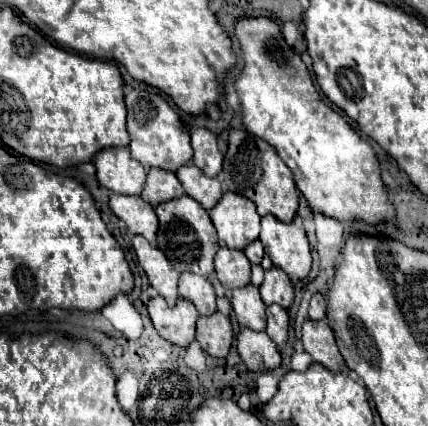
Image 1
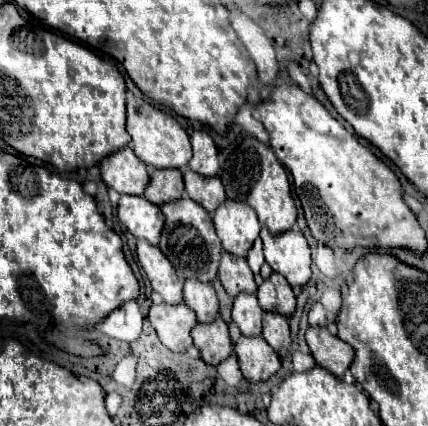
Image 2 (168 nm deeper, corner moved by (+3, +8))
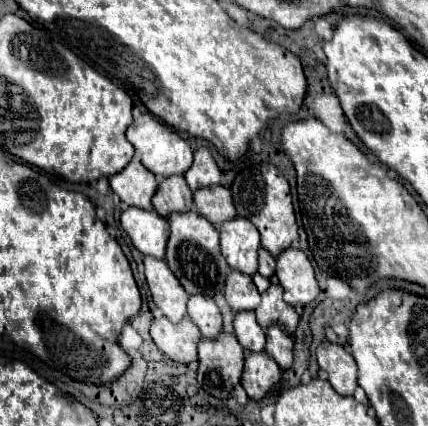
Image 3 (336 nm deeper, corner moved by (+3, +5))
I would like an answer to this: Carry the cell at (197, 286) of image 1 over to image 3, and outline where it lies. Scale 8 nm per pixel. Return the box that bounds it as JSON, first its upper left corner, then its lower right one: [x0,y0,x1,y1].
[188,295,222,337]

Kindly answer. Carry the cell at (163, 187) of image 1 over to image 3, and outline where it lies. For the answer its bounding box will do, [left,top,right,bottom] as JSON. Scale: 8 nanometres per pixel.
[152,175,192,217]

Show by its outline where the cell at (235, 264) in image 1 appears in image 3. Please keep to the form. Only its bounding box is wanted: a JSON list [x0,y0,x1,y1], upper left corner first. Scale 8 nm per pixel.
[224,269,260,313]

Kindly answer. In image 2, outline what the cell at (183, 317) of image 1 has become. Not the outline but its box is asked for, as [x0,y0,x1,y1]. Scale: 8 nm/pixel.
[148,304,196,352]

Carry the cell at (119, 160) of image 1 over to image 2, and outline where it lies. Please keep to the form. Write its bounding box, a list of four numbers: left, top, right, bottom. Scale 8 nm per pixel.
[100,146,150,196]

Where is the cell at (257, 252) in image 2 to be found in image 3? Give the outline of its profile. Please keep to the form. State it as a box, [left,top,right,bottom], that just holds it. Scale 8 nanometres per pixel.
[258,249,274,277]

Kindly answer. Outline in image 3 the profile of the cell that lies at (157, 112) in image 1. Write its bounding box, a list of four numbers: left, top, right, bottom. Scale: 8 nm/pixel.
[126,113,192,179]

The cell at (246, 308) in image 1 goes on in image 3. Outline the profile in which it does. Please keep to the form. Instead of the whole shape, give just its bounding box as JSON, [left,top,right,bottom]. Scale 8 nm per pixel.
[234,311,266,351]

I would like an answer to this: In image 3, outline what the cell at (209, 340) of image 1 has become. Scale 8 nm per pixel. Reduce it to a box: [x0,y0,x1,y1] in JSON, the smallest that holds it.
[198,333,244,399]

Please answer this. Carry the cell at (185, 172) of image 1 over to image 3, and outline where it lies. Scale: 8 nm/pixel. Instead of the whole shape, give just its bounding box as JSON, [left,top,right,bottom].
[194,185,236,225]

